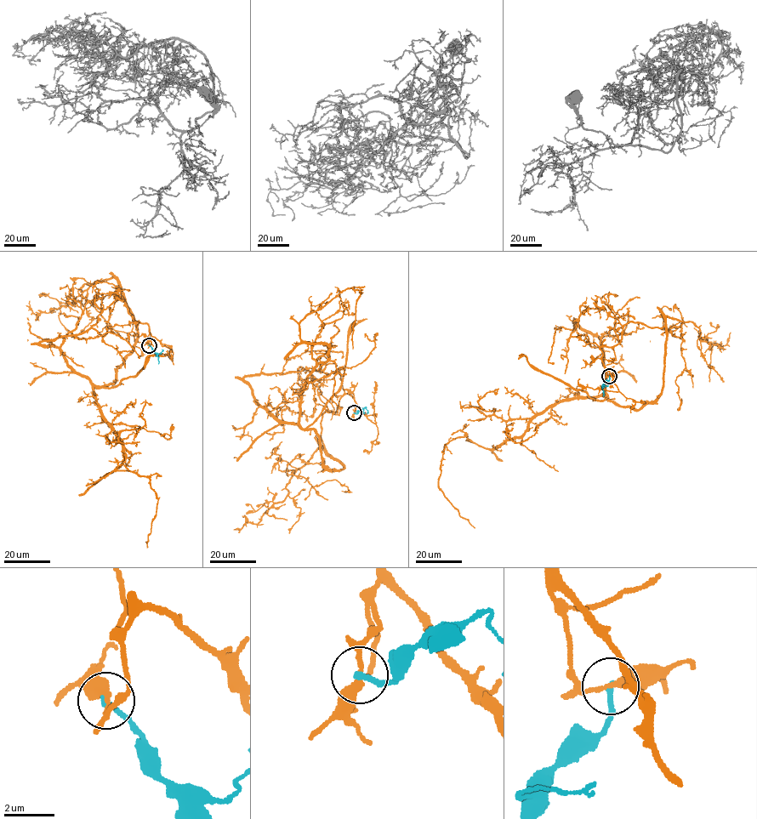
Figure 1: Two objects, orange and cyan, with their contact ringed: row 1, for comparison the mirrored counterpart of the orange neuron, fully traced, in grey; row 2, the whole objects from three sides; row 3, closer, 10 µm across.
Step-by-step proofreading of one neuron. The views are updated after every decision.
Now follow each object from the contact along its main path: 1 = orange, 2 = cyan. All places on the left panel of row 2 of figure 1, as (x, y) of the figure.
1: (149, 344), (120, 286), (136, 343), (93, 388), (124, 458), (95, 482), (147, 477), (147, 547)
2: (149, 344), (155, 353), (160, 354), (162, 349)

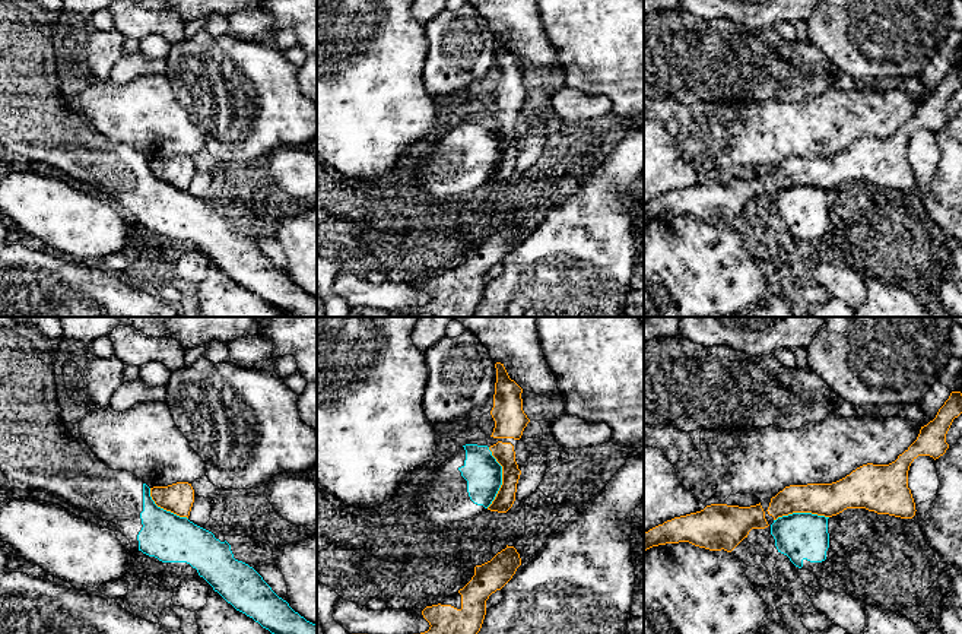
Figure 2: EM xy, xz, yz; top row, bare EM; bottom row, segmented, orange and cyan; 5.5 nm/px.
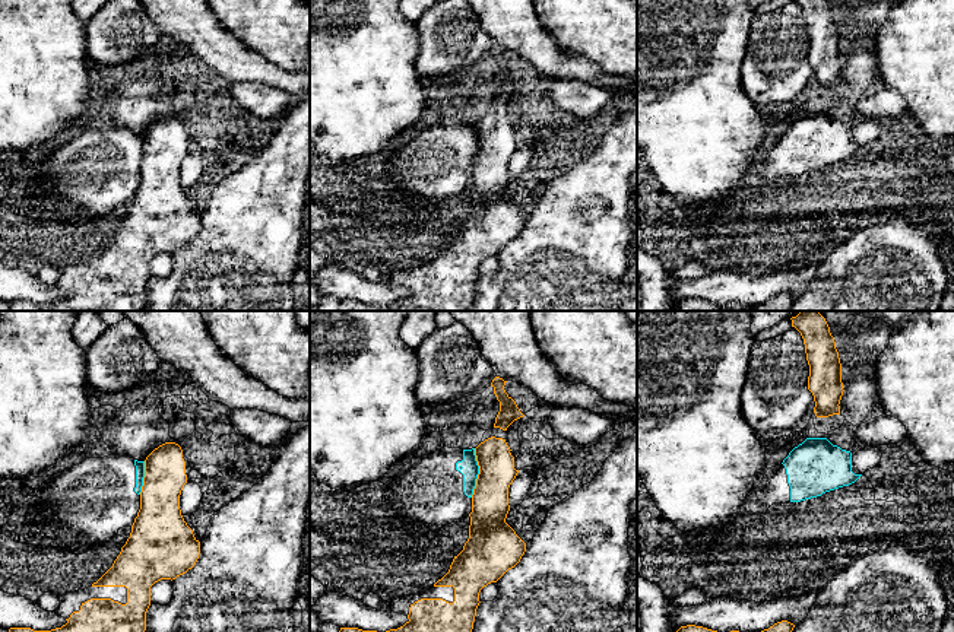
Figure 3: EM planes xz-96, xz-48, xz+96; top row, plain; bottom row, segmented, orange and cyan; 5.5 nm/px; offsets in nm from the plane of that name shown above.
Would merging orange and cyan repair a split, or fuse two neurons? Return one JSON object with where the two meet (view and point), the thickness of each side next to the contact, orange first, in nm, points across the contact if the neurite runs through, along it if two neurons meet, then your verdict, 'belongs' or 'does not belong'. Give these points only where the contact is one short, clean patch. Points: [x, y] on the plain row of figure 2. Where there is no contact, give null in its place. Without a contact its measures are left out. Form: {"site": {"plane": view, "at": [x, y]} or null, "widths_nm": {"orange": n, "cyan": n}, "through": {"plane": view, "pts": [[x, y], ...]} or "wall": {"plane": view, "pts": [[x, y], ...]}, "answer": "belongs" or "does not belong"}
{"site": {"plane": "xz", "at": [502, 151]}, "widths_nm": {"orange": 120, "cyan": 200}, "wall": {"plane": "xz", "pts": [[489, 120], [501, 139], [501, 159], [486, 180]]}, "answer": "does not belong"}

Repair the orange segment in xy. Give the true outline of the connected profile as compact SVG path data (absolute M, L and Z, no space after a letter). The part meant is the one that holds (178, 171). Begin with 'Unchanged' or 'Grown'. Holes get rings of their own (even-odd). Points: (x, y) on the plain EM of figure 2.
Unchanged. M177 155L150 161L150 169L158 180L188 191L194 175L194 162L188 155Z

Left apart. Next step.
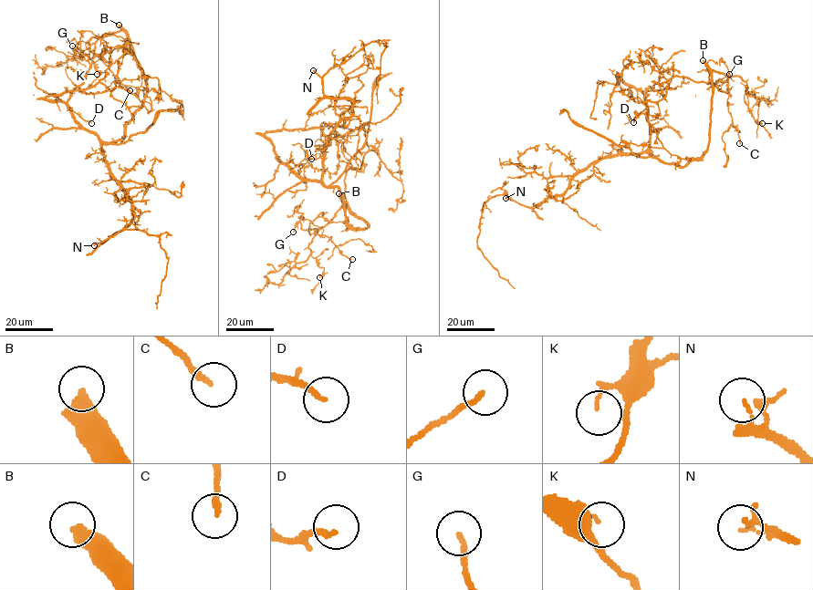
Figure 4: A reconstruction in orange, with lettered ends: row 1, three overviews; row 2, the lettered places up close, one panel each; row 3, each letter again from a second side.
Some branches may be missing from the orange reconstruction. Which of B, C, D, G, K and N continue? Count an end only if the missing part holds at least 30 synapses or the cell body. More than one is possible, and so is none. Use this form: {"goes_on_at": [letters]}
{"goes_on_at": ["B", "C", "N"]}

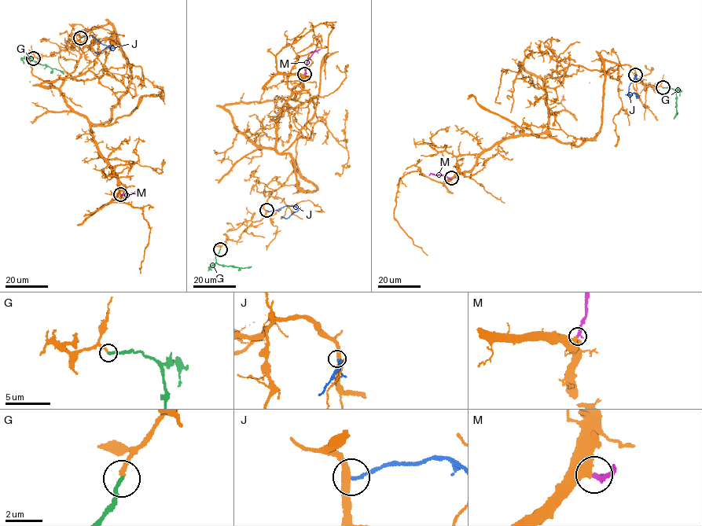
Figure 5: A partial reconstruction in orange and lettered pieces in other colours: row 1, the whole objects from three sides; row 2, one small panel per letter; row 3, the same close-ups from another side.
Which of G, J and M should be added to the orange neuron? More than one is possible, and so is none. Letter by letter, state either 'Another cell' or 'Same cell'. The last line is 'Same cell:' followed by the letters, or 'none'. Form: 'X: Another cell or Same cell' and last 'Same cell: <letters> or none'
G: Same cell
J: Another cell
M: Same cell
Same cell: G, M

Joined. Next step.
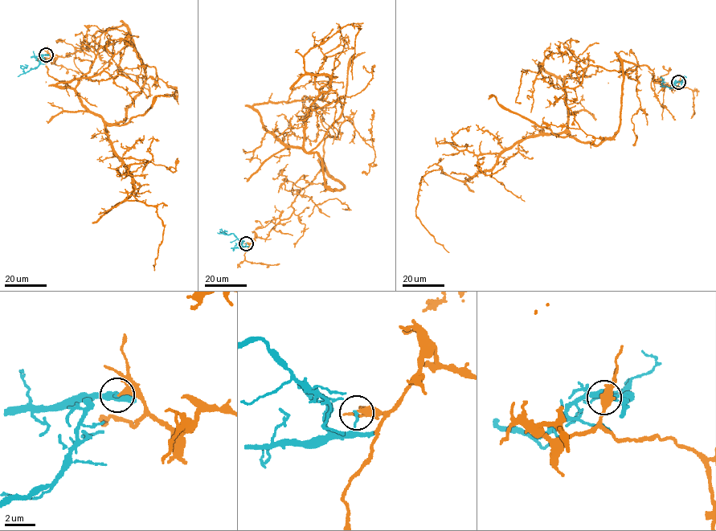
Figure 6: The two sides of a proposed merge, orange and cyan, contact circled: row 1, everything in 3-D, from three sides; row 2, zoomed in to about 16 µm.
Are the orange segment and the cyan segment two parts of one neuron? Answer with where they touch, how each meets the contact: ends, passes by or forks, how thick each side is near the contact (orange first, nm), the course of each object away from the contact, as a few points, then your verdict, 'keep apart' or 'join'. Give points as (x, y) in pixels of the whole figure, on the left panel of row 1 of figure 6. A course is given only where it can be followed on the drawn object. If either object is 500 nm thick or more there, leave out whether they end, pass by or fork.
(46, 55) | orange ends | cyan ends | 320/160 nm | orange via (46, 55), (127, 28), (145, 83), (124, 123), (106, 125), (133, 189), (107, 210), (155, 206), (154, 270) | cyan via (46, 55), (42, 55), (37, 67), (26, 72), (23, 71), (27, 65), (25, 64) | keep apart

